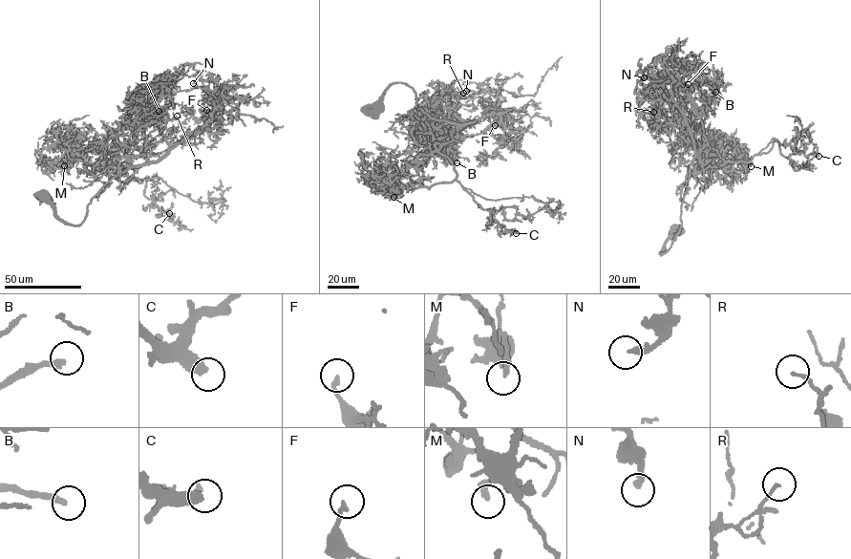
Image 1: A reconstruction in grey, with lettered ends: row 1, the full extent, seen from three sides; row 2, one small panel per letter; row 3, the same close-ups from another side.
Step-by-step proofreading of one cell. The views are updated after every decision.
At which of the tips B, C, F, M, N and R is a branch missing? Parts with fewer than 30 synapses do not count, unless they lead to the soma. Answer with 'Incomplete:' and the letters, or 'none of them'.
Incomplete: B, C, N

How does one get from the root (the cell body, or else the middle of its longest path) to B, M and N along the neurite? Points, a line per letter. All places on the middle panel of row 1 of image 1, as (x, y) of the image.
B: (369, 111), (391, 84), (406, 83), (415, 106), (460, 124), (456, 141), (436, 147), (457, 162)
M: (369, 111), (403, 83), (415, 106), (451, 122), (433, 138), (457, 177), (393, 197)
N: (369, 111), (396, 82), (412, 87), (415, 106), (438, 120), (470, 124), (499, 103), (497, 95), (466, 91)

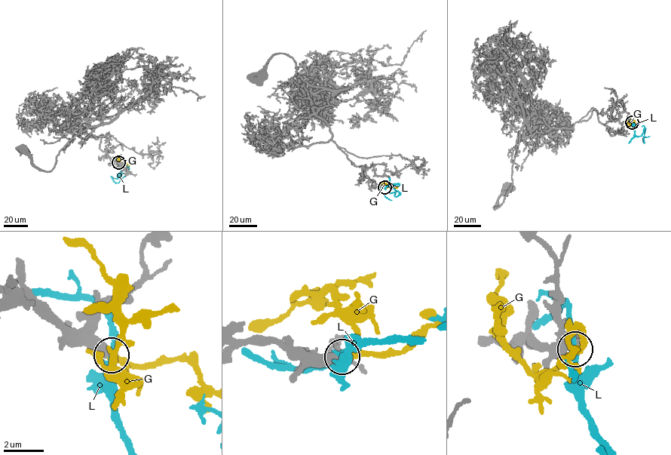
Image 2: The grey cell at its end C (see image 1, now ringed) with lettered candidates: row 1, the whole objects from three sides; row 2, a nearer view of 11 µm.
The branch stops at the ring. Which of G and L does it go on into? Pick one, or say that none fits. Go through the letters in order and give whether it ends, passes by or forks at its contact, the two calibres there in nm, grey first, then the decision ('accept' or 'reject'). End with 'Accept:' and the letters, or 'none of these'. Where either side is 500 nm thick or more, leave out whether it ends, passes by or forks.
G: calibres 550 and 220 nm; accept
L: calibres 550 and 300 nm; reject
Accept: G

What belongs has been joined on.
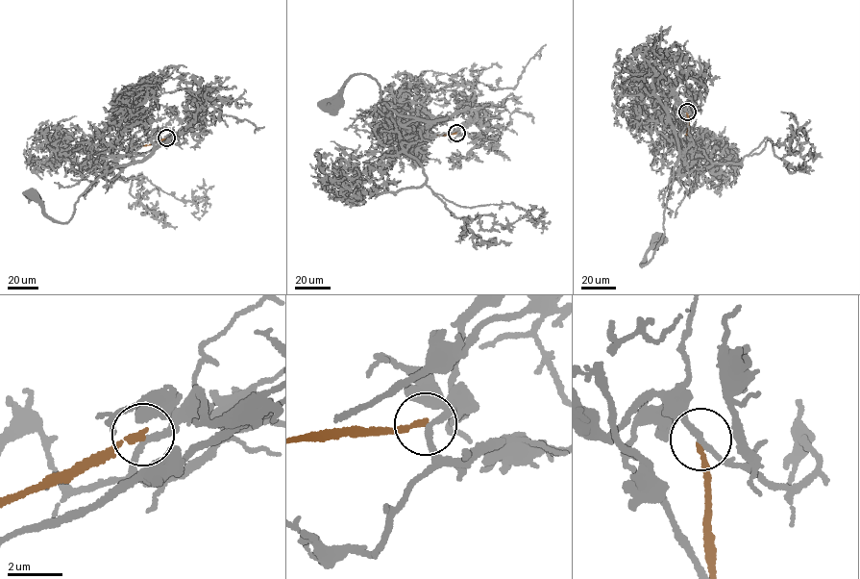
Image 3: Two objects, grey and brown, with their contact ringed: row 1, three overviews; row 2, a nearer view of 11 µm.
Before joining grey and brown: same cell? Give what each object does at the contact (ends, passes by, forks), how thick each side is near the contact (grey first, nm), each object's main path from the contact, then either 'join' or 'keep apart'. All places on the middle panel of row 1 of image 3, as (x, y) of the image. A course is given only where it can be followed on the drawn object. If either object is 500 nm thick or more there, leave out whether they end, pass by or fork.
grey passes by; brown ends there; 200 nm thick on the grey side, 190 nm on the other; grey runs (457, 133), (459, 126), (428, 138), (431, 123), (380, 101), (380, 86), (367, 75), (353, 74), (327, 106); brown runs (457, 133), (424, 136); keep apart

